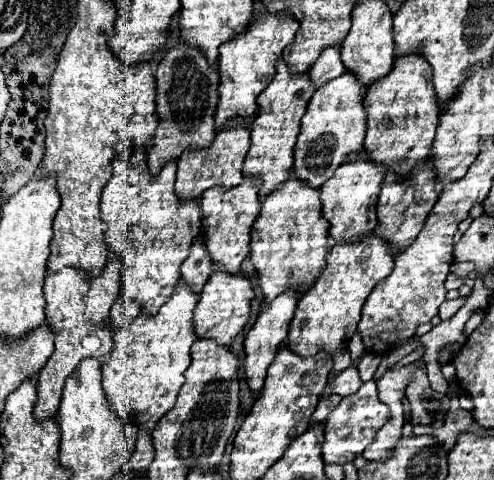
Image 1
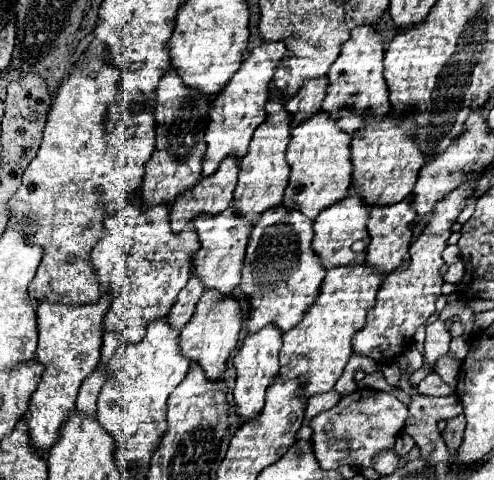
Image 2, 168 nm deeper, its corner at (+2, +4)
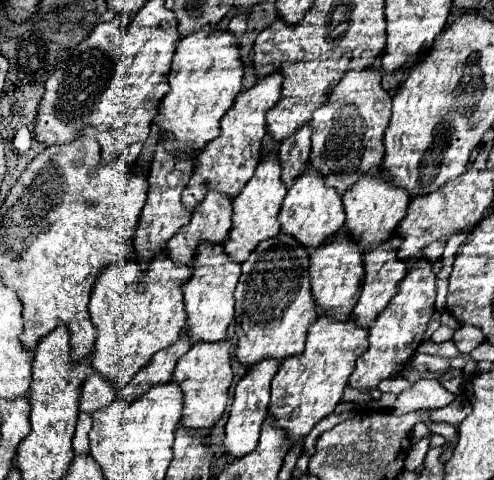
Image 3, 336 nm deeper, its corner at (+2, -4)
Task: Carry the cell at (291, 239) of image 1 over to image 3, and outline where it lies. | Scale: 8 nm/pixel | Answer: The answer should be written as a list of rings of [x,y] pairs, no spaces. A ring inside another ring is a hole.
[[[278,234],[262,242],[248,262],[242,264],[242,276],[236,286],[236,320],[248,340],[236,342],[236,358],[252,368],[264,358],[282,362],[288,356],[304,352],[308,328],[318,320],[318,308],[310,292],[308,252],[292,236]]]

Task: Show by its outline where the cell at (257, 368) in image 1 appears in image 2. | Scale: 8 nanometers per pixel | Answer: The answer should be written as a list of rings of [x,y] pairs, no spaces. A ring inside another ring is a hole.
[[[274,324],[264,326],[260,332],[254,332],[246,336],[240,352],[234,356],[234,368],[236,368],[236,386],[234,386],[234,402],[236,412],[244,420],[252,420],[258,416],[260,408],[264,406],[264,394],[270,386],[272,378],[278,374],[278,352],[282,348],[282,332]]]

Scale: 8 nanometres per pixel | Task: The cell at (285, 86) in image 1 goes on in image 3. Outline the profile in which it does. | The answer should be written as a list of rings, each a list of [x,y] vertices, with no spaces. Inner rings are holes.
[[[274,154],[266,156],[266,160],[262,160],[258,164],[258,168],[256,168],[254,176],[250,178],[250,182],[246,184],[246,188],[234,200],[232,228],[230,228],[228,240],[224,244],[224,250],[238,264],[242,264],[244,260],[248,260],[250,252],[256,250],[260,242],[270,240],[276,234],[280,234],[280,224],[278,224],[276,216],[278,216],[280,204],[282,204],[282,200],[286,196],[286,188],[284,188],[284,182],[280,180],[280,174],[282,174],[282,168],[280,168],[280,162],[276,160],[276,156]]]

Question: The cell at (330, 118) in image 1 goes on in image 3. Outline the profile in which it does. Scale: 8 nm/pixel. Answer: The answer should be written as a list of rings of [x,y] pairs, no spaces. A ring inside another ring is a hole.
[[[310,164],[304,170],[300,178],[296,178],[294,186],[288,190],[282,210],[278,214],[278,222],[282,226],[282,232],[296,238],[298,244],[304,244],[304,248],[316,248],[316,244],[324,244],[328,236],[334,236],[344,226],[344,206],[342,198],[334,188],[324,186],[324,176],[320,176]]]

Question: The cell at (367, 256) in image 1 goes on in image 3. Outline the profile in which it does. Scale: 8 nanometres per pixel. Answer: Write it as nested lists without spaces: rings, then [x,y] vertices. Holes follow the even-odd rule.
[[[320,316],[310,326],[306,350],[298,356],[286,358],[272,380],[272,398],[268,414],[272,416],[272,424],[286,432],[288,446],[294,446],[298,440],[304,440],[322,418],[334,412],[336,404],[342,400],[350,374],[356,368],[356,360],[366,352],[366,348],[368,332],[356,326],[352,316],[344,322]]]

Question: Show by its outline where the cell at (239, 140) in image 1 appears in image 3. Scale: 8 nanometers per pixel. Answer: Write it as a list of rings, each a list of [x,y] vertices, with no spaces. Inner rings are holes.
[[[208,192],[192,214],[192,220],[168,242],[168,258],[180,266],[192,266],[196,248],[208,240],[222,244],[232,226],[232,200],[220,192]]]

